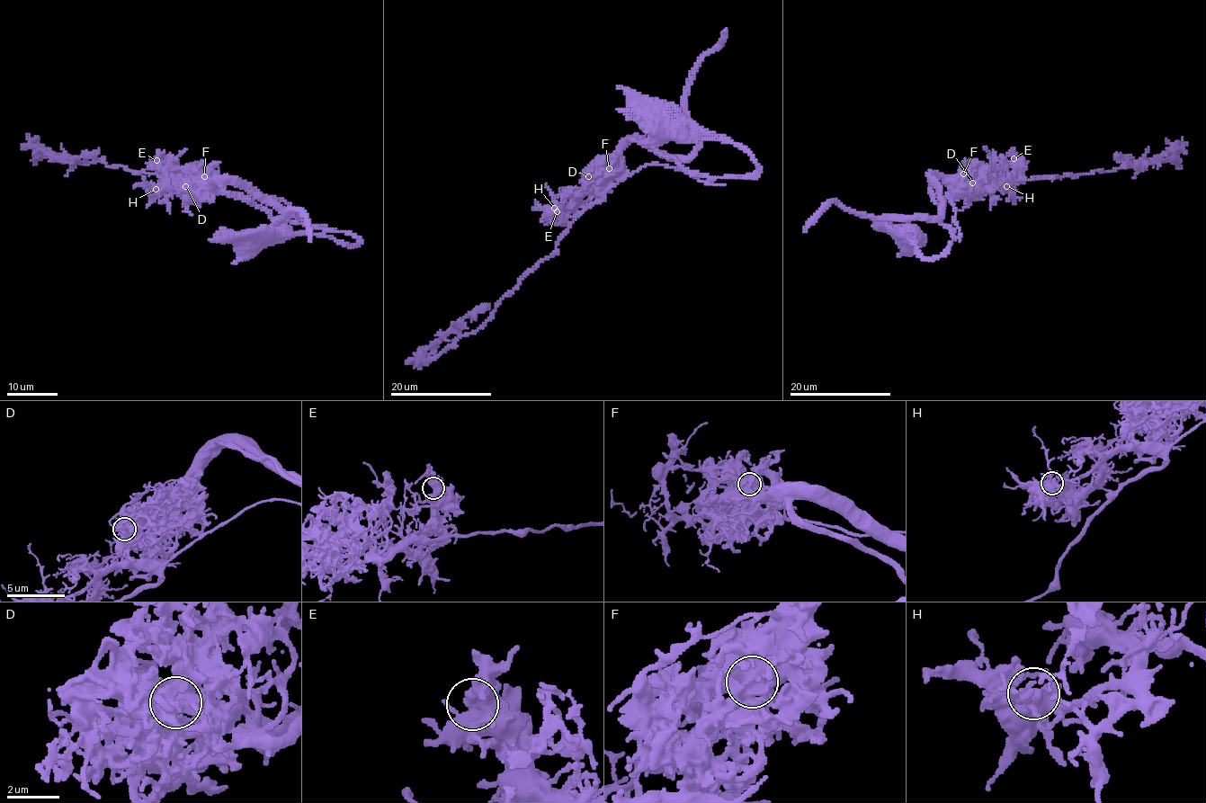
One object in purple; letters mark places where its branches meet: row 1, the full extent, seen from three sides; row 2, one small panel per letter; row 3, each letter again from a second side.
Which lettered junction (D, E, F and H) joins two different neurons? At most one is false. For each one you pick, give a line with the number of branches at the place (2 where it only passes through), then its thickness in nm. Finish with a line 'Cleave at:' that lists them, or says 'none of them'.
D: 4 | 550 nm
Cleave at: D

